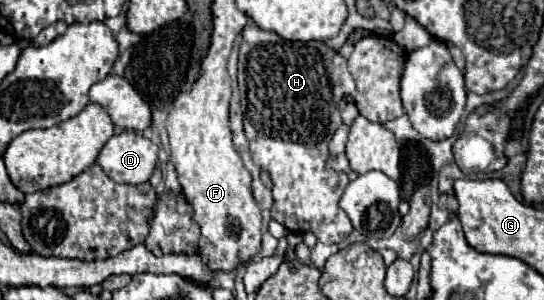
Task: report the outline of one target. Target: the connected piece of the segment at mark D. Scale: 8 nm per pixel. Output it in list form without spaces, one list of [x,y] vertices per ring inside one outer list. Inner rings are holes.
[[[139,132],[113,134],[101,148],[97,164],[105,174],[123,184],[143,184],[157,166],[157,146]]]

